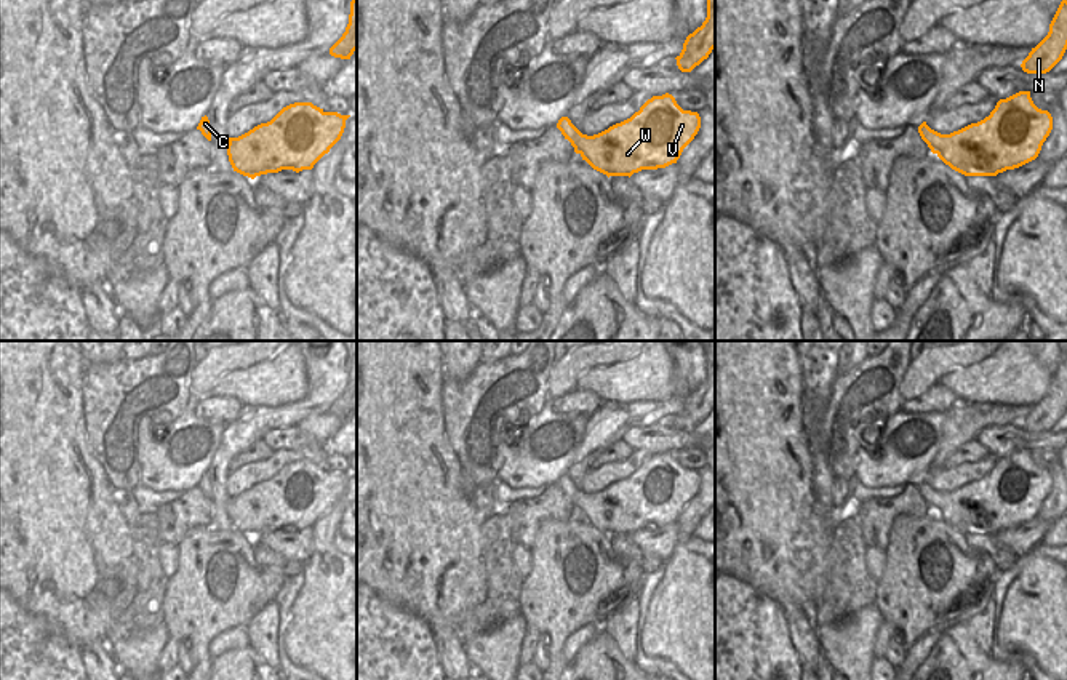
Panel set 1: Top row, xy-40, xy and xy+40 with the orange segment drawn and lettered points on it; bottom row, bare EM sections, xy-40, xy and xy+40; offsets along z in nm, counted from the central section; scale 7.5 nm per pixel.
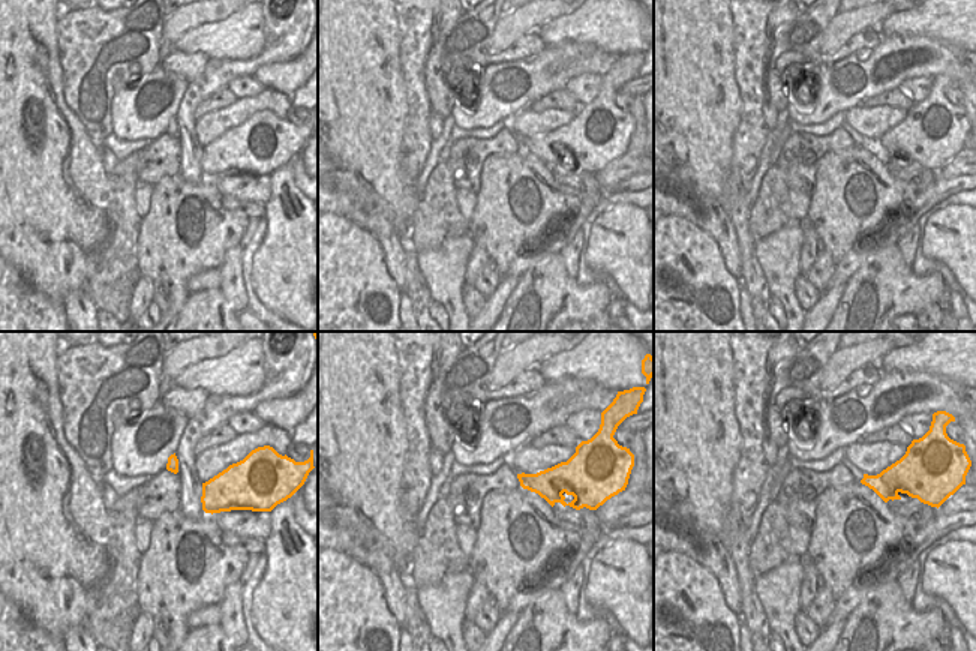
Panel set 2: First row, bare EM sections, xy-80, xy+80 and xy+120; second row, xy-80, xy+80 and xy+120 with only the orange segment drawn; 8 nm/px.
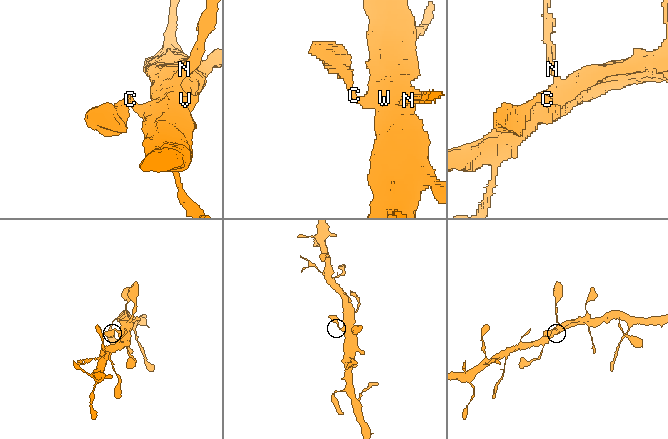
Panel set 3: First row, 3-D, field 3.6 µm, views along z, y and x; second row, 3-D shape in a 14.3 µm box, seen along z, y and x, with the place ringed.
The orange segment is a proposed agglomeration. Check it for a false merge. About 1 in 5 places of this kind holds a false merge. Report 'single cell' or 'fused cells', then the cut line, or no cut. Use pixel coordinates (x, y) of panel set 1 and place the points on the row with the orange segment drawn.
single cell | no cut

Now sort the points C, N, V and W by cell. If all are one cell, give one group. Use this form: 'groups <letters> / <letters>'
groups C N V W

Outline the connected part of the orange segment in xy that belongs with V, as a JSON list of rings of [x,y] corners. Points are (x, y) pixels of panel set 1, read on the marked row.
[[[669,93],[653,96],[630,118],[587,136],[568,117],[557,123],[574,152],[593,170],[609,176],[632,176],[677,163],[701,128],[697,112],[683,110]]]

